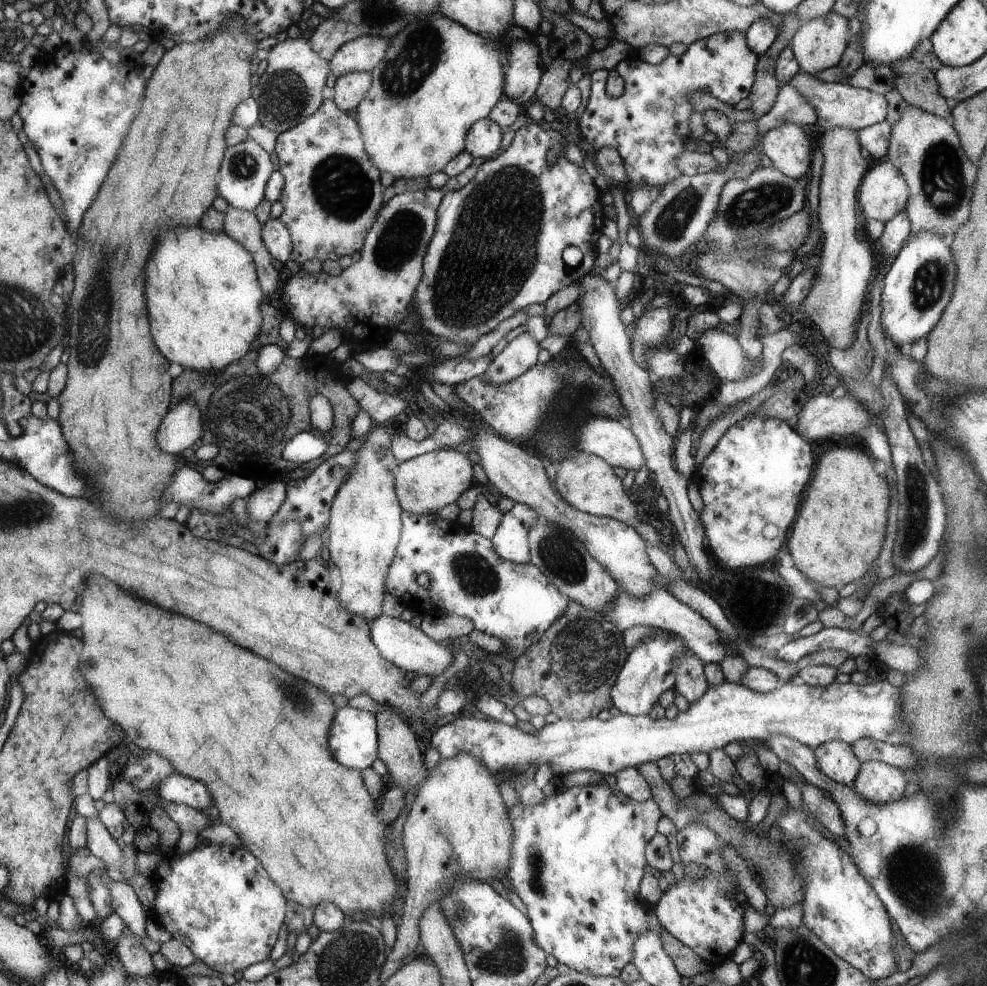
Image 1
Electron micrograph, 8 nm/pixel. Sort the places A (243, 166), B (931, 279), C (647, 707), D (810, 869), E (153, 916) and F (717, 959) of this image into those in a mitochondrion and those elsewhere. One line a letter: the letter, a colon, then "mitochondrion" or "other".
A: mitochondrion
B: mitochondrion
C: other
D: mitochondrion
E: other
F: other

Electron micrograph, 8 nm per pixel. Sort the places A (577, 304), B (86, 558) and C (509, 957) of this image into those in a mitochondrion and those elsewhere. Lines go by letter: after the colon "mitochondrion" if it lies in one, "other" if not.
A: other
B: other
C: mitochondrion

